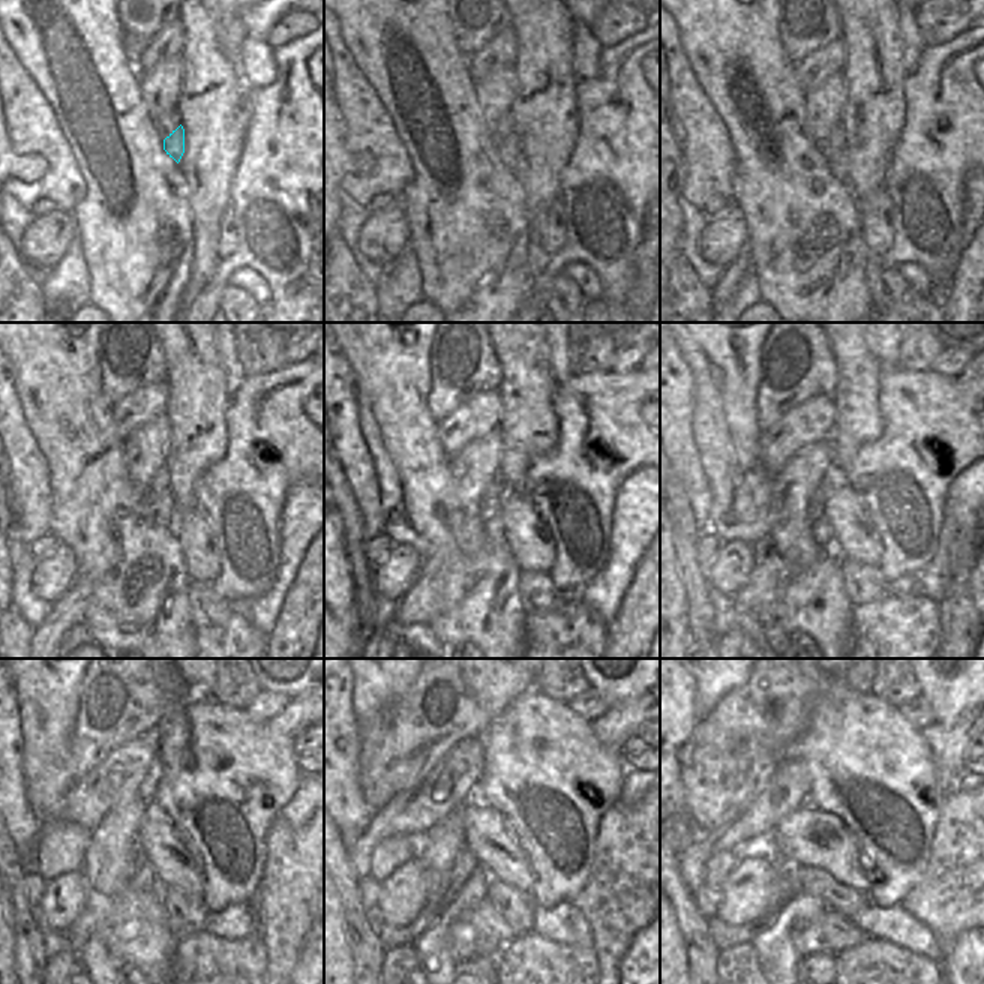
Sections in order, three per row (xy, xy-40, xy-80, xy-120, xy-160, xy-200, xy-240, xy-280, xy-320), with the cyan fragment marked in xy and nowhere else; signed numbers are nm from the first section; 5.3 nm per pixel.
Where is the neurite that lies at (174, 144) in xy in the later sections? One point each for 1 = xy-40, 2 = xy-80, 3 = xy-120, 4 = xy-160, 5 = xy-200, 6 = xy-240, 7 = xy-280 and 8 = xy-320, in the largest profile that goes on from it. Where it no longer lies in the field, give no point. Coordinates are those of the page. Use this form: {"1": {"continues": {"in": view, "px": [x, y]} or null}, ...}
{"1": {"continues": {"in": "xy-40", "px": [510, 149]}}, "2": {"continues": {"in": "xy-80", "px": [839, 162]}}, "3": {"continues": {"in": "xy-120", "px": [164, 509]}}, "4": {"continues": {"in": "xy-160", "px": [492, 524]}}, "5": {"continues": {"in": "xy-200", "px": [822, 533]}}, "6": {"continues": {"in": "xy-240", "px": [144, 879]}}, "7": {"continues": {"in": "xy-280", "px": [432, 947]}}, "8": {"continues": {"in": "xy-320", "px": [777, 957]}}}

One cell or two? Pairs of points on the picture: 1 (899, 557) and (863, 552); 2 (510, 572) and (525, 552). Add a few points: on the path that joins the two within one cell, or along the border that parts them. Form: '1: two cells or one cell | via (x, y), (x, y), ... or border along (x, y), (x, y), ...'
1: two cells | border along (873, 519), (873, 527), (882, 543), (878, 564)
2: two cells | border along (503, 537), (521, 570)

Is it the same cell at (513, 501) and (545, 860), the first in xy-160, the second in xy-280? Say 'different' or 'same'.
different

